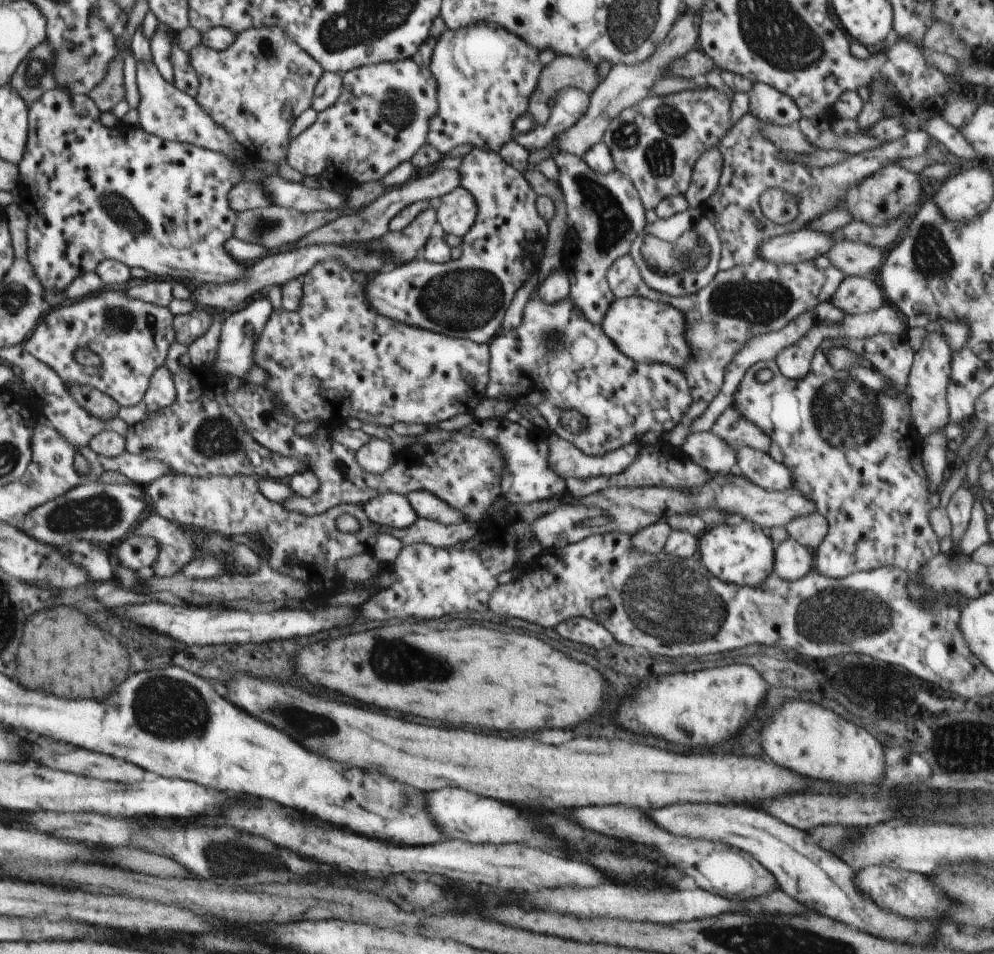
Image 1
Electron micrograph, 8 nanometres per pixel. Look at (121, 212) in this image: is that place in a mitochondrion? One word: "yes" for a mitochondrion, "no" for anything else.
yes

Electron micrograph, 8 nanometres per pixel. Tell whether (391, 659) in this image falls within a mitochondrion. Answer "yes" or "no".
yes

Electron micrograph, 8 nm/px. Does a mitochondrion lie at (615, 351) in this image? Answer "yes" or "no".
no

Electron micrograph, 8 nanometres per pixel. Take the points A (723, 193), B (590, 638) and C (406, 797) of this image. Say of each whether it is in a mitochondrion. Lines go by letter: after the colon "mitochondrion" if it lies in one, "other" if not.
A: other
B: other
C: mitochondrion

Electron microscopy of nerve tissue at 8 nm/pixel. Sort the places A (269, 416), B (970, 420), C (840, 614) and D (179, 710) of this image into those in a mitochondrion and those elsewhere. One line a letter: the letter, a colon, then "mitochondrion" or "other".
A: mitochondrion
B: other
C: mitochondrion
D: mitochondrion

